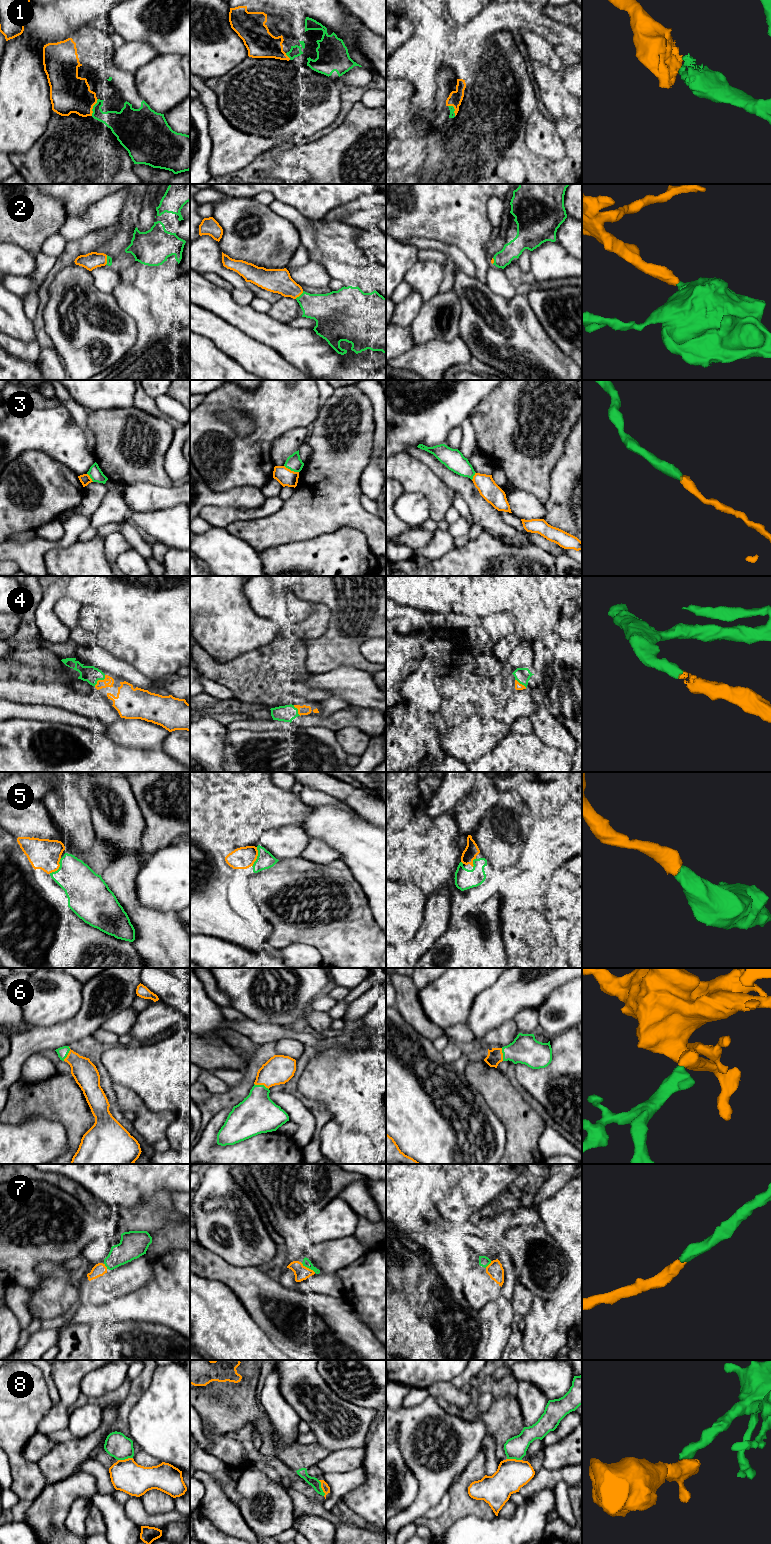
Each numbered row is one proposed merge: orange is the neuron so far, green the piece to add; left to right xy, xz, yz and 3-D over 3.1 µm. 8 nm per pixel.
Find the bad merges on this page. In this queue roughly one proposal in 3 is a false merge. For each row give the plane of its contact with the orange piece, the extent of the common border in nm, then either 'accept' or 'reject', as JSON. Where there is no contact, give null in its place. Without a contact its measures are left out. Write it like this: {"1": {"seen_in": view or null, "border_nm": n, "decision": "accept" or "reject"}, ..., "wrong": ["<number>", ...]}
{"1": {"seen_in": "xy", "border_nm": 150, "decision": "accept"}, "2": {"seen_in": "xz", "border_nm": 90, "decision": "accept"}, "3": {"seen_in": "xz", "border_nm": 130, "decision": "reject"}, "4": {"seen_in": "xy", "border_nm": 130, "decision": "accept"}, "5": {"seen_in": "xy", "border_nm": 160, "decision": "accept"}, "6": {"seen_in": "xz", "border_nm": 130, "decision": "accept"}, "7": {"seen_in": "xz", "border_nm": 140, "decision": "accept"}, "8": {"seen_in": "xz", "border_nm": 140, "decision": "reject"}, "wrong": ["3", "8"]}

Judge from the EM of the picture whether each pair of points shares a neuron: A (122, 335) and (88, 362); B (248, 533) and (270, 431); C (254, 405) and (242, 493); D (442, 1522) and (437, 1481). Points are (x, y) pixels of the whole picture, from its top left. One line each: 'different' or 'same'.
A: same
B: different
C: different
D: different

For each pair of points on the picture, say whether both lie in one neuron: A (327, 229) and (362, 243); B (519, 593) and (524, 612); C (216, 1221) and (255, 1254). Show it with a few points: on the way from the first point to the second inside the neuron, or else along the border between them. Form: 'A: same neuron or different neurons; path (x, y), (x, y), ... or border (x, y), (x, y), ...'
A: same neuron; path (341, 241), (351, 245), (363, 257), (368, 257)
B: same neuron; path (524, 598), (524, 607)
C: same neuron; path (226, 1225), (245, 1244)

